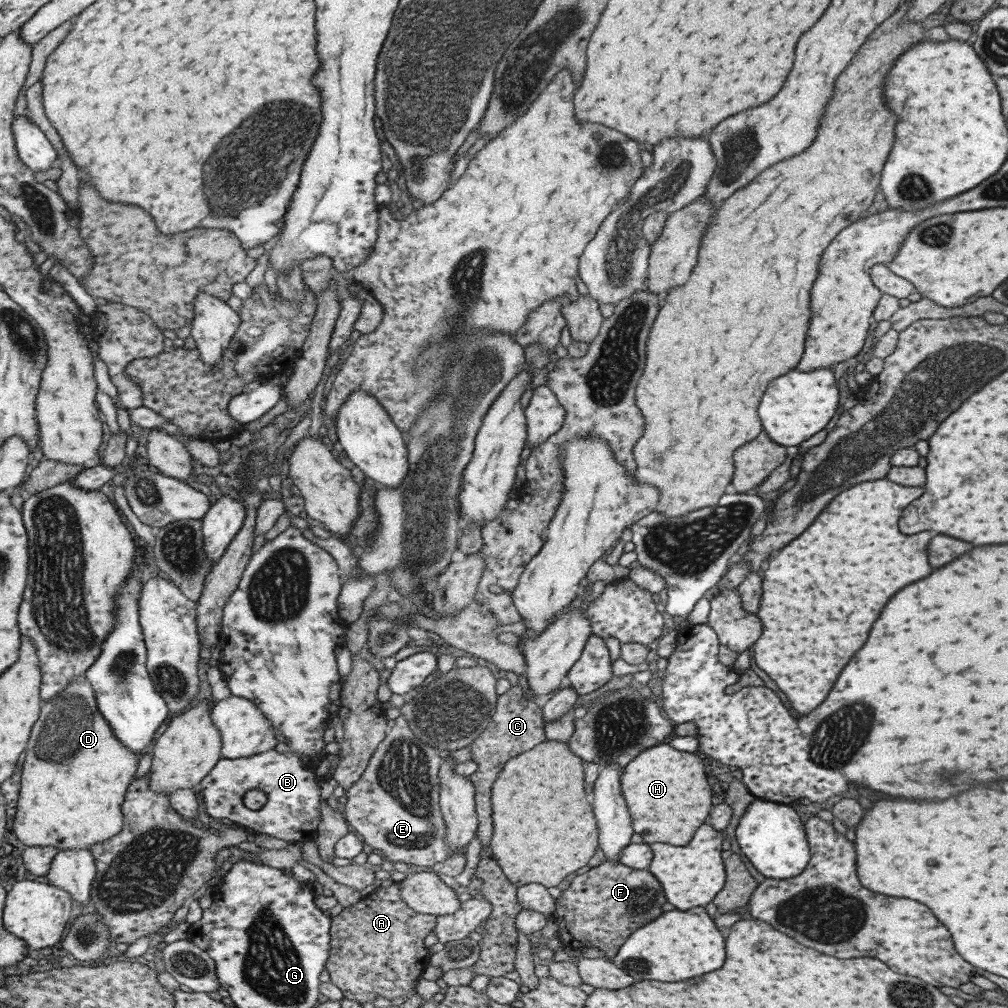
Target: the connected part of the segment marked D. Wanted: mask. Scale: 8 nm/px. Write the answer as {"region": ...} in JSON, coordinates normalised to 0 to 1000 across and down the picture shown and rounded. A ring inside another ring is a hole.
{"region":[[[74,671],[68,675],[66,682],[54,693],[41,697],[40,712],[32,721],[28,738],[26,739],[26,754],[22,758],[22,782],[19,786],[17,796],[16,812],[14,812],[13,824],[18,833],[21,833],[28,840],[45,840],[46,838],[62,842],[89,842],[92,837],[100,836],[109,830],[115,829],[122,820],[123,809],[121,809],[121,795],[123,789],[133,774],[133,769],[138,760],[139,752],[135,747],[123,742],[122,736],[113,728],[109,717],[100,709],[98,705],[93,684],[86,674],[81,671]]]}

